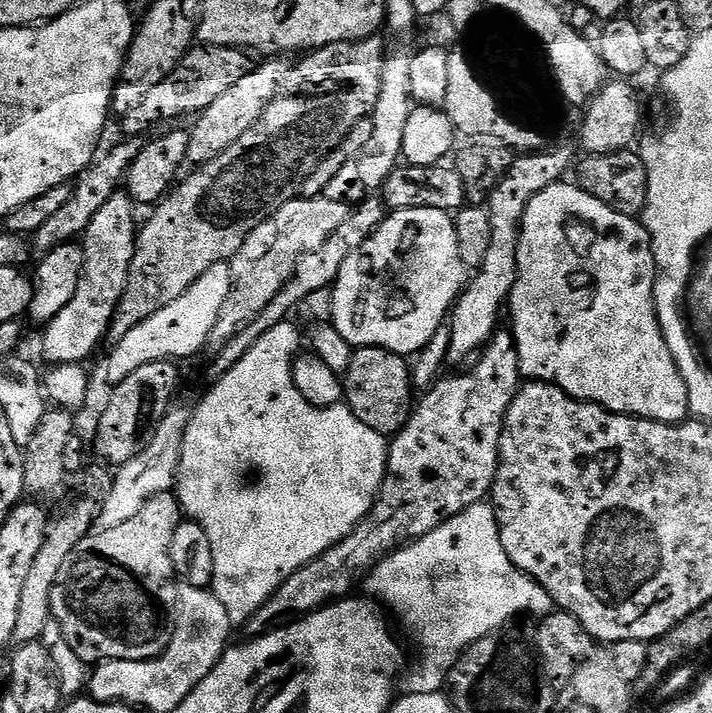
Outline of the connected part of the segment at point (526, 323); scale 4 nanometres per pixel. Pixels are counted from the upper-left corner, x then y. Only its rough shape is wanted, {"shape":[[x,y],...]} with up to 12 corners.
{"shape":[[575,183],[522,218],[520,375],[689,419],[637,217]]}

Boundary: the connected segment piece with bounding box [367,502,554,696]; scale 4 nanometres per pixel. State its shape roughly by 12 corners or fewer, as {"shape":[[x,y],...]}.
{"shape":[[462,510],[371,569],[367,595],[416,647],[409,696],[550,594]]}

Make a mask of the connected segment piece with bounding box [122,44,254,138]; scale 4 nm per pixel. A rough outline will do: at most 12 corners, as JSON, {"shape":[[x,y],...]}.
{"shape":[[189,48],[122,118],[123,135],[204,112],[246,74],[243,48]]}

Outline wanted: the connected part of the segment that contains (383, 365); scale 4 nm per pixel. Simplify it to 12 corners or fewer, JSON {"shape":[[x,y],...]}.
{"shape":[[356,348],[346,406],[385,438],[412,417],[409,361]]}

